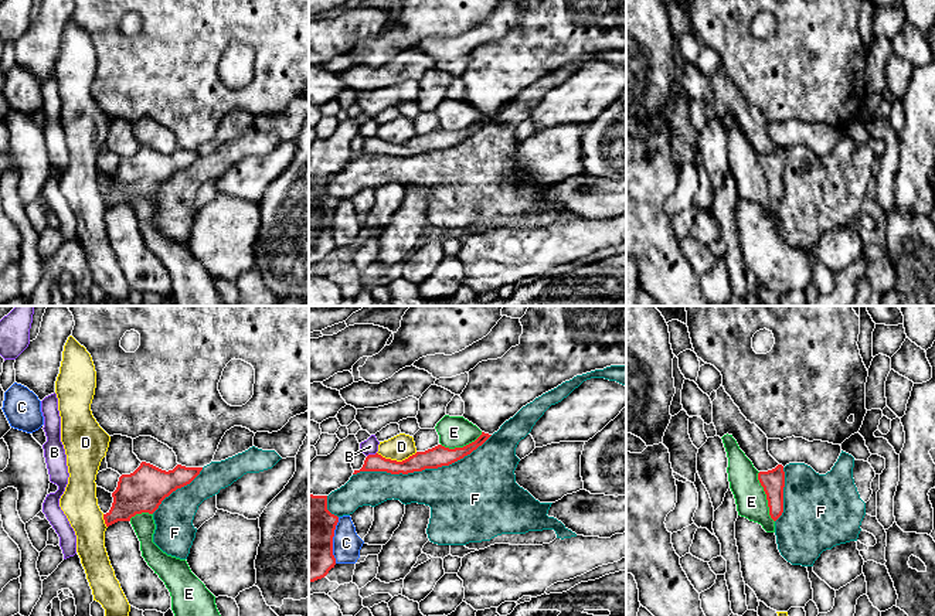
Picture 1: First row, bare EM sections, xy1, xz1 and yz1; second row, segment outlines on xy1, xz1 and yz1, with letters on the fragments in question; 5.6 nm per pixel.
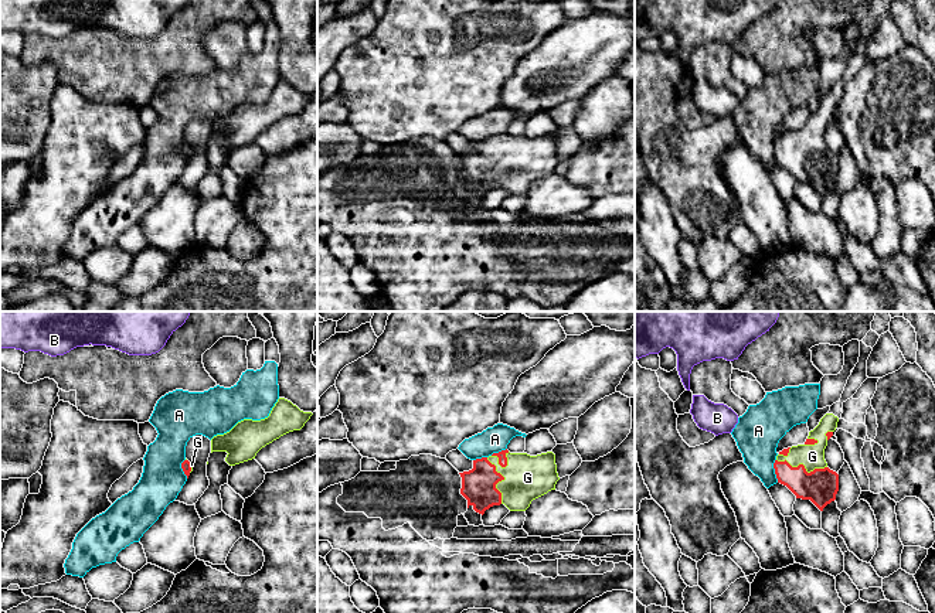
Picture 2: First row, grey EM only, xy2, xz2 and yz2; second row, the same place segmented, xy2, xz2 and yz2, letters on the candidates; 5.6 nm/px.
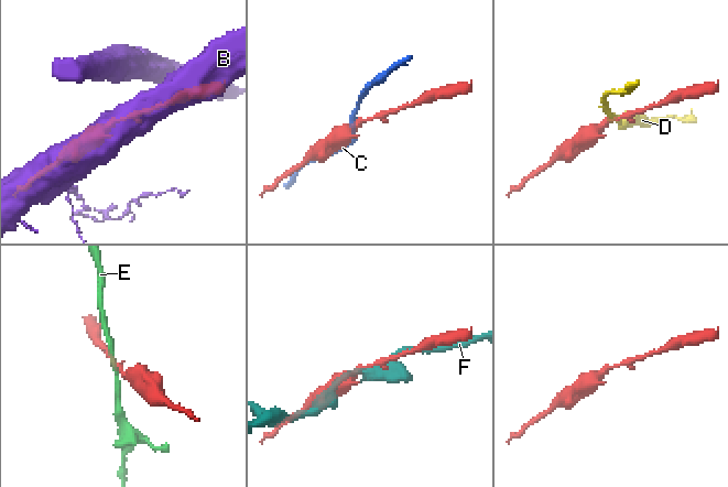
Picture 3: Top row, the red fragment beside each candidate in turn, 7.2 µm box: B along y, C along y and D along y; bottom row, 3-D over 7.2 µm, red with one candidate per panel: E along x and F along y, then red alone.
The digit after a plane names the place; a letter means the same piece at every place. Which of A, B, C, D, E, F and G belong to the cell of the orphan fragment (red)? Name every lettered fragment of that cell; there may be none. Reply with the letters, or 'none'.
G

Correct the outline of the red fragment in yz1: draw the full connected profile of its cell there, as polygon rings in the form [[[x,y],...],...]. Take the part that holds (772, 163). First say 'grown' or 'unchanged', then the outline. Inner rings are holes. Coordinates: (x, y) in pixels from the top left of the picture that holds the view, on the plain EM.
unchanged; [[[778,147],[772,153],[759,154],[758,163],[766,177],[769,198],[774,204],[776,204],[783,195],[783,170],[785,170],[783,149]]]

